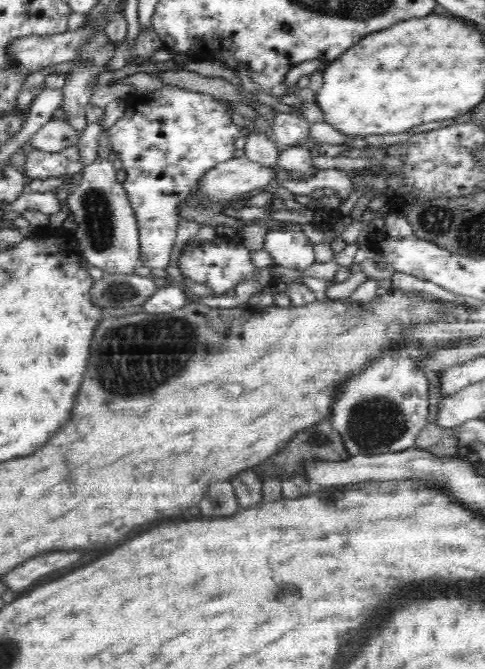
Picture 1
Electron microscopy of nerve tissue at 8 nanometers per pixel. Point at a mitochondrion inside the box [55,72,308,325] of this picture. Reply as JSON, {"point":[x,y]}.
{"point":[95,209]}

